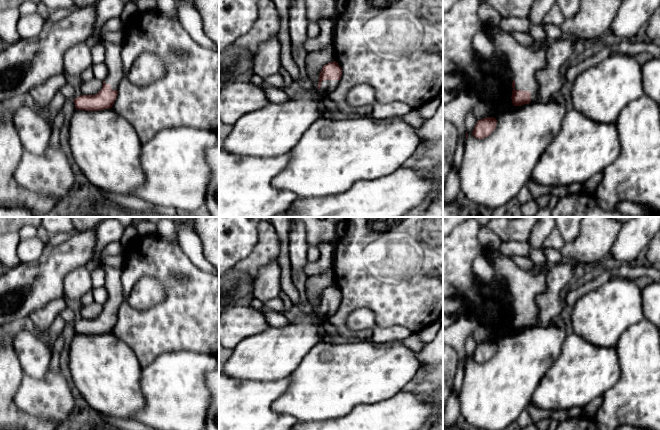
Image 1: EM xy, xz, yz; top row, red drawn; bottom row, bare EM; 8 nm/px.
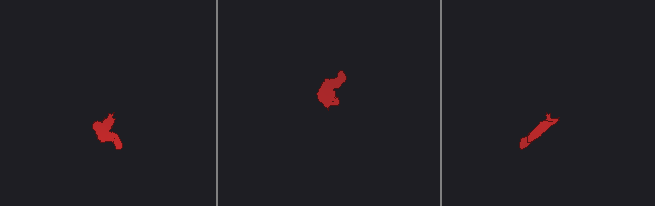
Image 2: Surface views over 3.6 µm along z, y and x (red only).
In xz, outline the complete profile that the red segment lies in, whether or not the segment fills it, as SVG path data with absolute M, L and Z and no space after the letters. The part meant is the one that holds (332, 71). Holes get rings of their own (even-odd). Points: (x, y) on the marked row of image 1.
M336 61L323 66L319 75L318 92L323 96L329 96L339 85L342 76L342 68Z

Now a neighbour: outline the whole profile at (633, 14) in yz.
M623 0L610 31L629 40L637 35L659 7L660 0Z

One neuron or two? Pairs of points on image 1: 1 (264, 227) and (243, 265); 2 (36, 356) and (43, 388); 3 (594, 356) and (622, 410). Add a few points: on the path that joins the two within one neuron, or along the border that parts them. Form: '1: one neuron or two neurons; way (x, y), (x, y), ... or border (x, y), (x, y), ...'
1: one neuron; way (264, 237), (264, 247), (253, 258)
2: two neurons; border (48, 369), (41, 378), (33, 378), (25, 372)
3: two neurons; border (619, 365), (620, 378), (601, 396)

